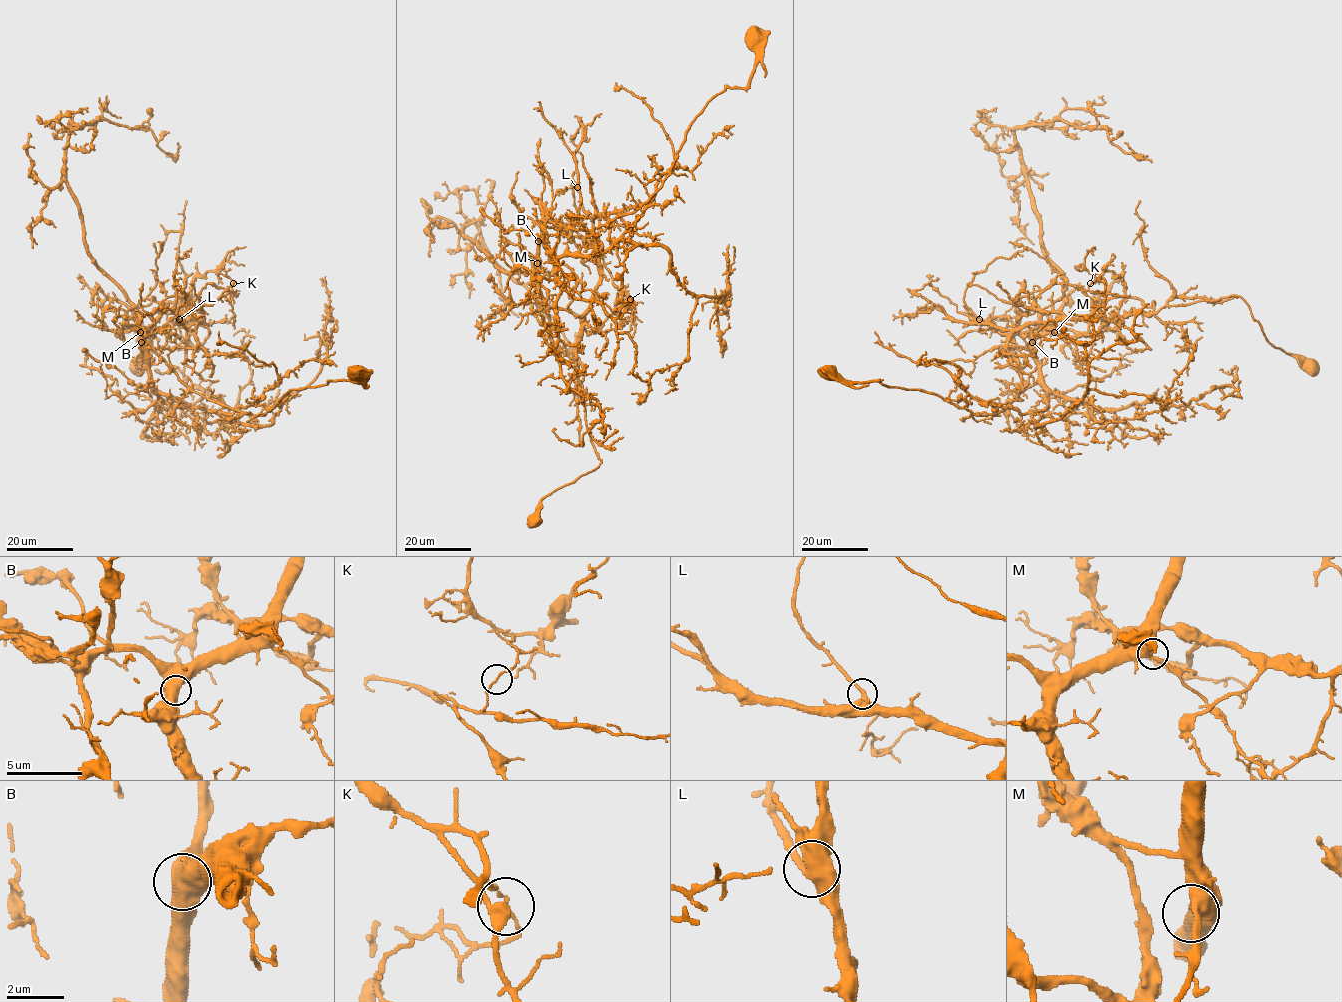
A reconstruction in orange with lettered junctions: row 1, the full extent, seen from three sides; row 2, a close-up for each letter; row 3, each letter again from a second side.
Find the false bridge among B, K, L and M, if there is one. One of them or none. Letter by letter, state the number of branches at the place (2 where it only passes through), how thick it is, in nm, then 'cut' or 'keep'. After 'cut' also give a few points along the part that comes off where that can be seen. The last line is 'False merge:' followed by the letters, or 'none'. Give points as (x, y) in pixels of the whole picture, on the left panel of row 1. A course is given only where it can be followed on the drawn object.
B: 2 | 600 nm | keep
K: 2 | 100 nm | cut | (233, 284), (216, 271), (196, 277), (178, 313), (193, 295), (203, 319), (134, 369)
L: 2 | 400 nm | keep
M: 2 | 480 nm | keep
False merge: K

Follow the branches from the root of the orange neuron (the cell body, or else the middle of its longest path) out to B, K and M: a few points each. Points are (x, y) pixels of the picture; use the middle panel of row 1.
B: (752, 40), (750, 82), (708, 102), (646, 201), (591, 229), (542, 220), (538, 241)
K: (752, 40), (750, 82), (708, 102), (646, 201), (591, 229), (559, 227), (542, 216), (592, 243), (631, 299)
M: (752, 40), (750, 82), (708, 102), (662, 185), (632, 212), (595, 229), (542, 220), (537, 263)

